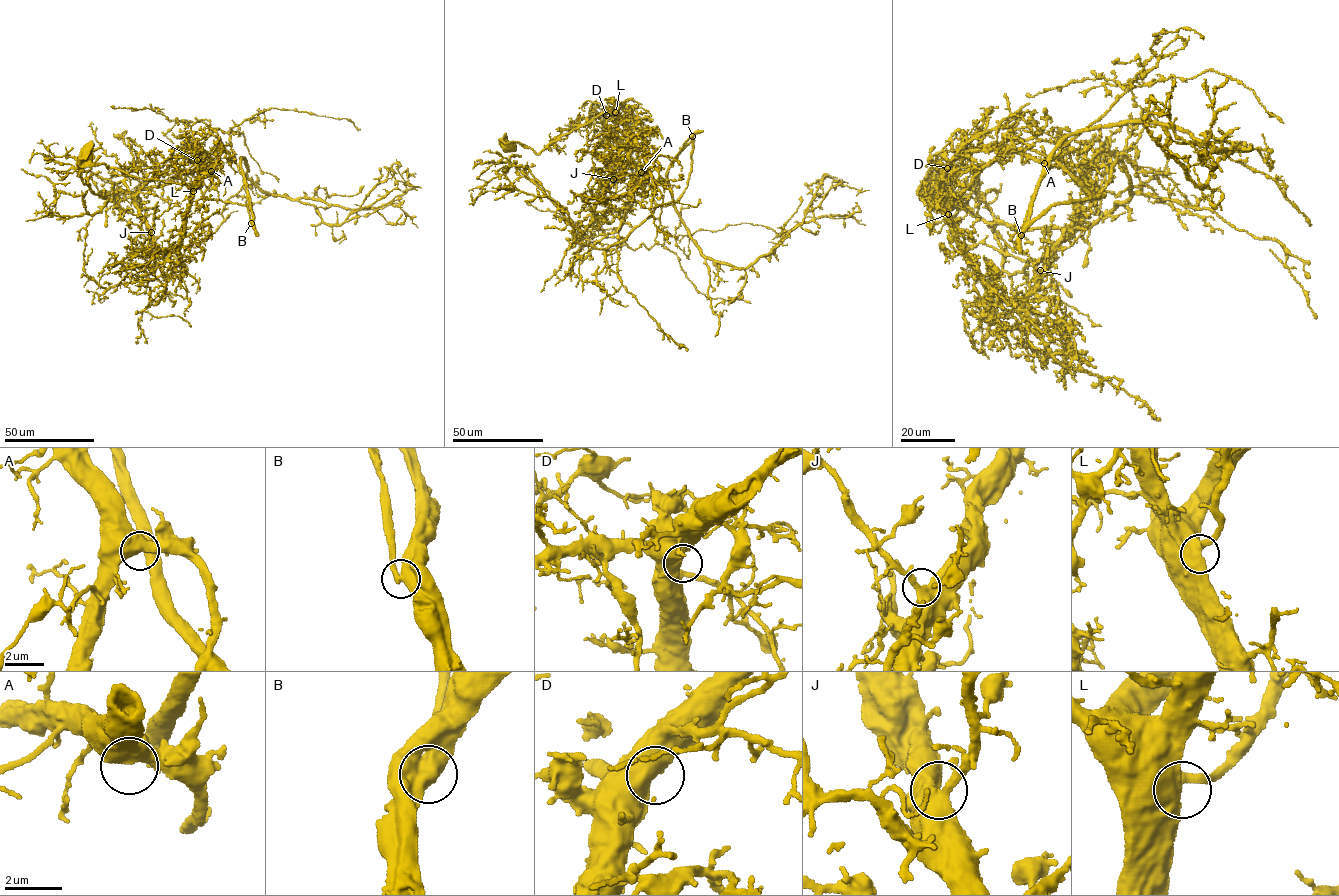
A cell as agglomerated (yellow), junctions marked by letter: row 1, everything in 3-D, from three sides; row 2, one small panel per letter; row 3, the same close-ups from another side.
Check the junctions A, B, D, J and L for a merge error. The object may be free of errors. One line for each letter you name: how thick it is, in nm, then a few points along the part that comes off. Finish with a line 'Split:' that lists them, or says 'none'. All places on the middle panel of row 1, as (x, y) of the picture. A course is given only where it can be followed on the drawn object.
B: calibre 550 nm; course (692, 136), (666, 174), (649, 249), (582, 239), (559, 213), (526, 203)
Split: B

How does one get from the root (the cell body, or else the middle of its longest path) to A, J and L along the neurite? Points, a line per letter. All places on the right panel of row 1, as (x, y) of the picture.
A: (936, 192), (938, 199), (965, 196), (953, 208), (942, 209), (996, 160), (1006, 163), (1015, 151), (1044, 163)
J: (936, 192), (938, 199), (965, 196), (954, 208), (943, 207), (944, 218), (999, 294), (1022, 302), (1040, 270)
L: (936, 192), (938, 199), (950, 195), (965, 196), (960, 197), (954, 208), (943, 207), (948, 214)

